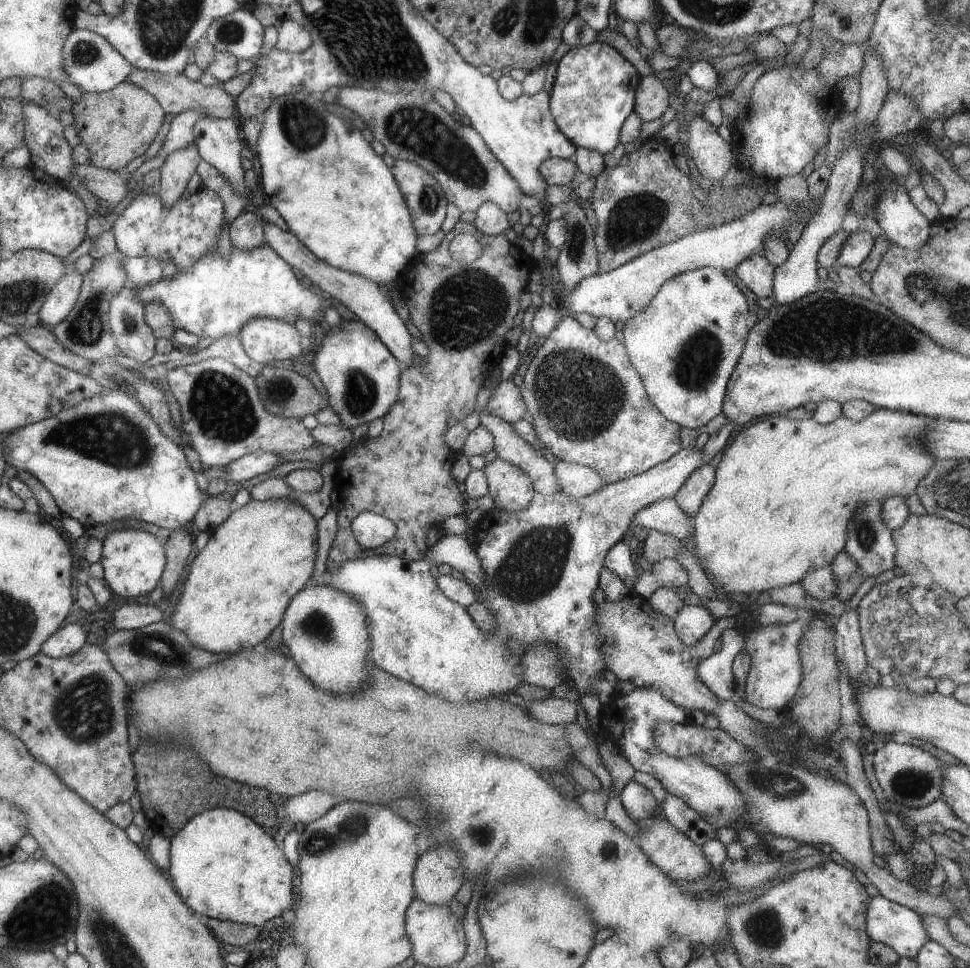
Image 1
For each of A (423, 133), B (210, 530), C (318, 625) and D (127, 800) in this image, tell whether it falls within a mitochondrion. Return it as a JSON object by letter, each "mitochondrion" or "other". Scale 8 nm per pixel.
{"A":"mitochondrion","B":"other","C":"mitochondrion","D":"other"}

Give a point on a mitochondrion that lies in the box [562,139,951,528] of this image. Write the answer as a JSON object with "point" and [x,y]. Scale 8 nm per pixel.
{"point":[818,332]}

